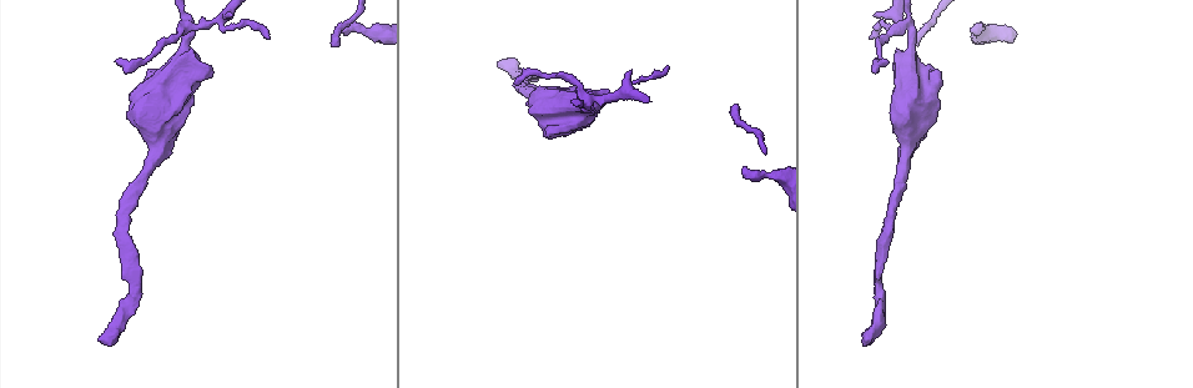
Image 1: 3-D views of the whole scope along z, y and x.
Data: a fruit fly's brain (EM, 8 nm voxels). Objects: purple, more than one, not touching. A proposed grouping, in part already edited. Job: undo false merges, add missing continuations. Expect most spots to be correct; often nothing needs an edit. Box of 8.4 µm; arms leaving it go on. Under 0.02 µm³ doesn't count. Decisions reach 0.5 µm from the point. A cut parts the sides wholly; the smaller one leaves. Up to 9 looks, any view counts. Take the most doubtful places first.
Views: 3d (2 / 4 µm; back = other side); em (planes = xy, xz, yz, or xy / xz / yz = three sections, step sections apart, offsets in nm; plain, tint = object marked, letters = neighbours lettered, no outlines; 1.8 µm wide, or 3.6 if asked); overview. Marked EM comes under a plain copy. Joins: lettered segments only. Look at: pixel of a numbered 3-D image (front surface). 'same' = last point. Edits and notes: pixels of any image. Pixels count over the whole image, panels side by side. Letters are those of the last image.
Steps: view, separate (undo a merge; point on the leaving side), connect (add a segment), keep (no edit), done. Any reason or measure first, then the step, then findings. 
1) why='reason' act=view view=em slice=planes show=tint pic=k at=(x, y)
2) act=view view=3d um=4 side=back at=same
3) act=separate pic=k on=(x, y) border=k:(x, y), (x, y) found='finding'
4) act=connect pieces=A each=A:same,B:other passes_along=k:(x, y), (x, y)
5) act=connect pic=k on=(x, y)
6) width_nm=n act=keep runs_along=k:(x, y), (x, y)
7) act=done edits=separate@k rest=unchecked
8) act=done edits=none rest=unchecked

why='free end' act=view view=3d um=2 pic=1 at=(346, 30)

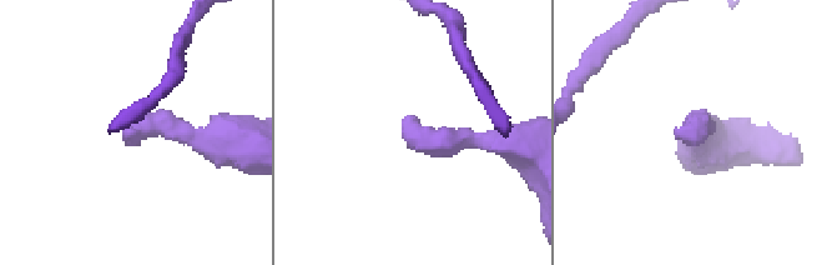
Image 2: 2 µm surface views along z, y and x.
act=view view=em slice=planes show=letters pic=2 at=(681, 128)

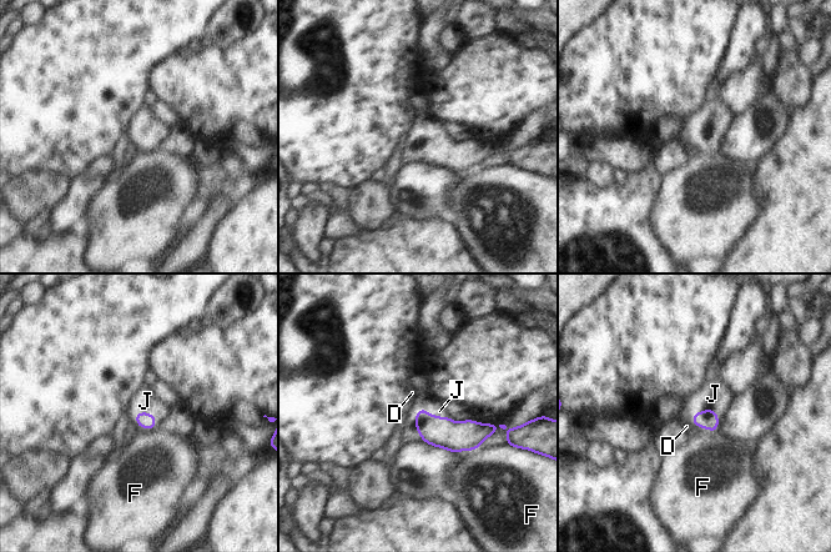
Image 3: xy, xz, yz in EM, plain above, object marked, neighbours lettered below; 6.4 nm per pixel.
longest_contact=J:200nm act=connect pic=3 on=(713, 394) each=D:other,F:other,J:same found='it goes on there'

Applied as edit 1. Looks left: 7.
act=view view=overview

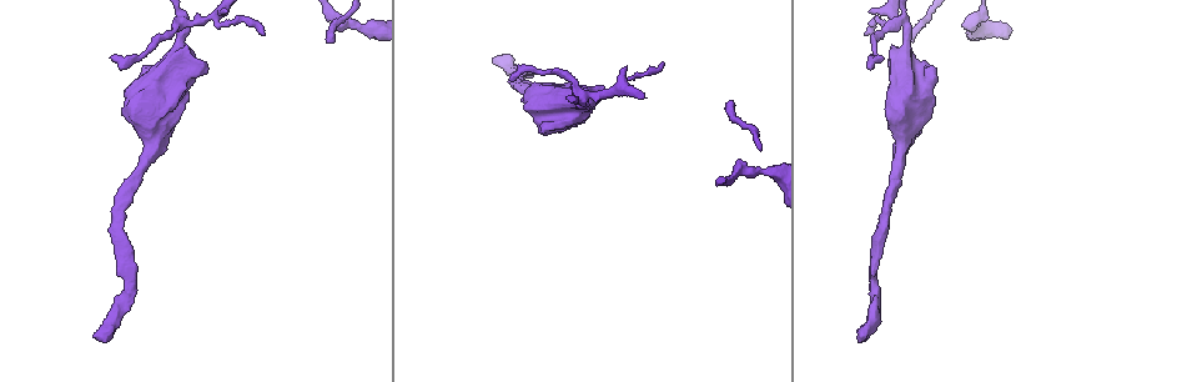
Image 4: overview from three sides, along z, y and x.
why='calibre changes' act=view view=3d um=2 pic=4 at=(583, 96)

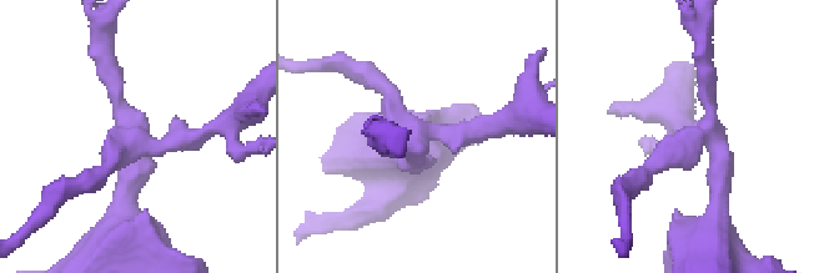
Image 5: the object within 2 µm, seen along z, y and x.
act=view view=em slice=yz step=16 show=letters pic=5 at=(137, 147)

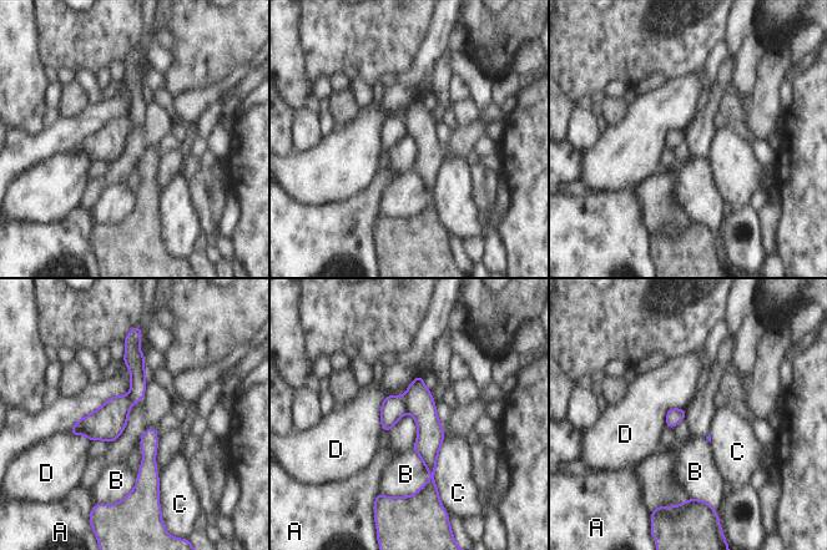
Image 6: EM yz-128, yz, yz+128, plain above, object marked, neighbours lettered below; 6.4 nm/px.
act=separate pic=6 on=(394, 407) each=A:other,B:other,C:other,D:other border=6:(403, 397), (408, 410) found='two cells meet here'

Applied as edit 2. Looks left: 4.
why='long arm stops here' act=view view=3d um=2 side=back pic=4 at=(862, 336)

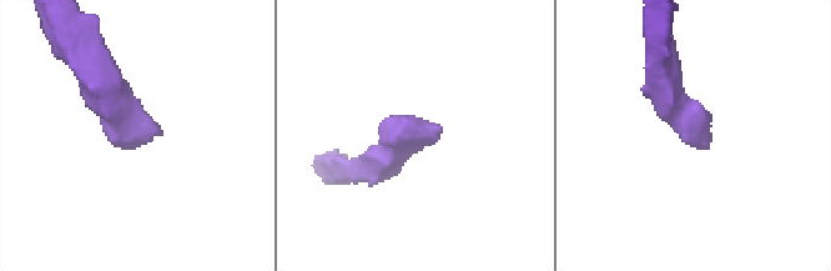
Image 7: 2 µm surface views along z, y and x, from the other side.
act=view view=em um=3.6 slice=xy step=4 show=letters pic=7 at=(699, 136)

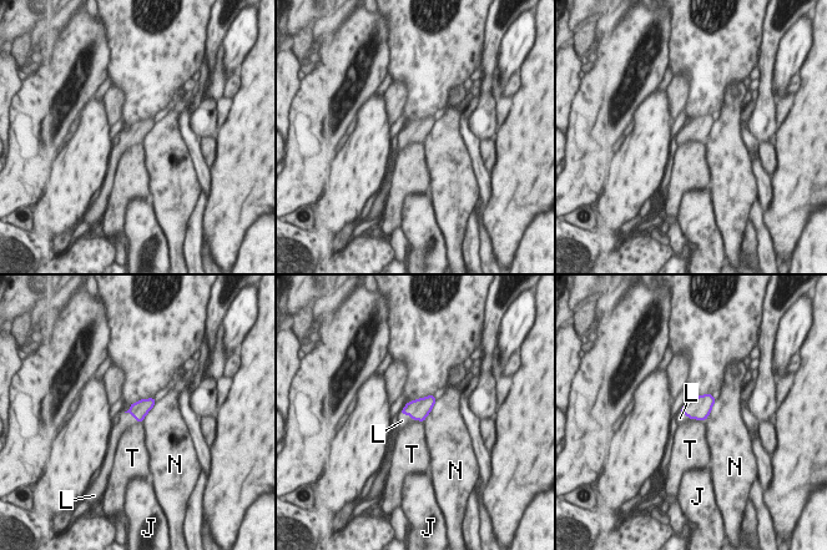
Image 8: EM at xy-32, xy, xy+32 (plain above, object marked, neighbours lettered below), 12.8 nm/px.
longest_contact=N:320nm act=connect pic=8 on=(402, 420) each=J:other,L:same,N:other,T:other passes_along=8:(418, 409), (408, 414), (402, 420) found='the cell continues'

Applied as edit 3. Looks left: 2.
act=done edits=connect@3,separate@6,connect@8 rest=unchecked

